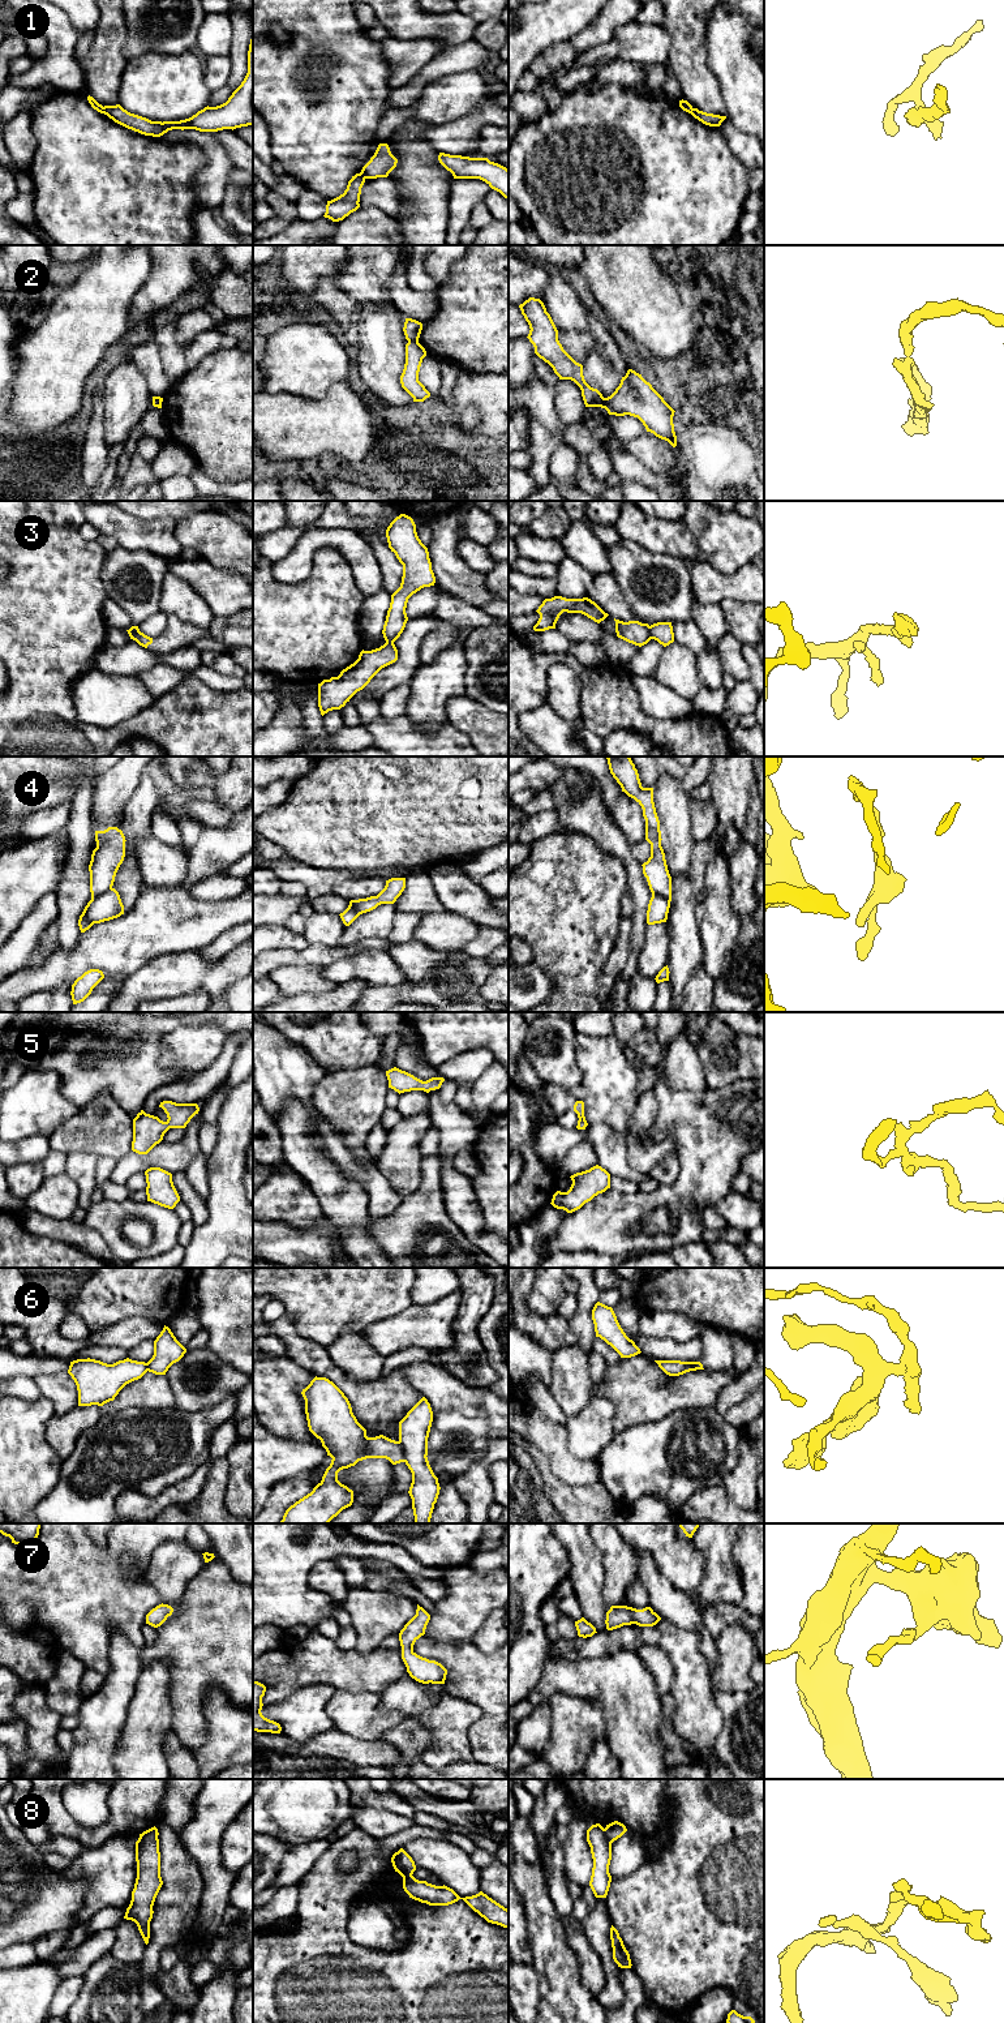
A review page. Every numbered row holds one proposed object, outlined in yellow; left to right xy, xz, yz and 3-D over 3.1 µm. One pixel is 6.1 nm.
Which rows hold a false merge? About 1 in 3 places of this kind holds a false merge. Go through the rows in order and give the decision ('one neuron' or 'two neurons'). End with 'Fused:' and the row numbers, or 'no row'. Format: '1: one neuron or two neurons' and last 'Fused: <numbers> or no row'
1: two neurons
2: two neurons
3: two neurons
4: two neurons
5: one neuron
6: two neurons
7: one neuron
8: two neurons
Fused: 1, 2, 3, 4, 6, 8

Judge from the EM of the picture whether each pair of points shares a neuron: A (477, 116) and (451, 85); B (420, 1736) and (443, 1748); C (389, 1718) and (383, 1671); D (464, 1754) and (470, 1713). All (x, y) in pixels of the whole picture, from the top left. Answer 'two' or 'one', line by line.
A: two
B: two
C: two
D: one

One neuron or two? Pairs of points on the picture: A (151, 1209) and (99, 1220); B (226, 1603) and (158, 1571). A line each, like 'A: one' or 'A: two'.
A: one
B: two

